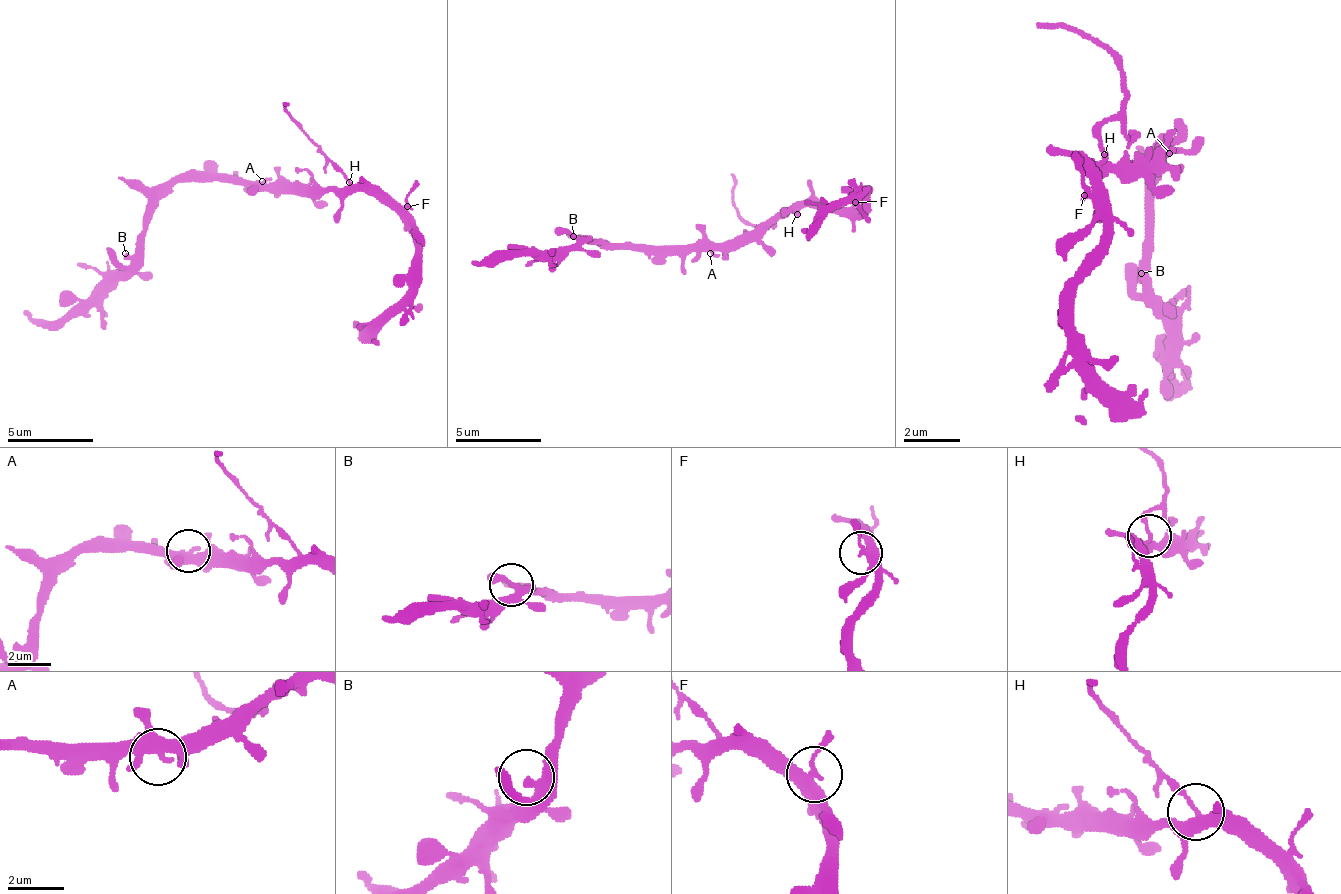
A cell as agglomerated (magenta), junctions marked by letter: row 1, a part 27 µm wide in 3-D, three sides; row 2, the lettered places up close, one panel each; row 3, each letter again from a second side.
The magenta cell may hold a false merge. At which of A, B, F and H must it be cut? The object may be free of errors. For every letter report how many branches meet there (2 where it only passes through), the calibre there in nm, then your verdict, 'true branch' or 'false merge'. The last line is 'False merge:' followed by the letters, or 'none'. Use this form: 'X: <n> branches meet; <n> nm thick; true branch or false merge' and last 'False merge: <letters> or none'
A: 5 branches meet; 400 nm thick; true branch
B: 3 branches meet; 260 nm thick; true branch
F: 4 branches meet; 280 nm thick; true branch
H: 4 branches meet; 280 nm thick; false merge
False merge: H

